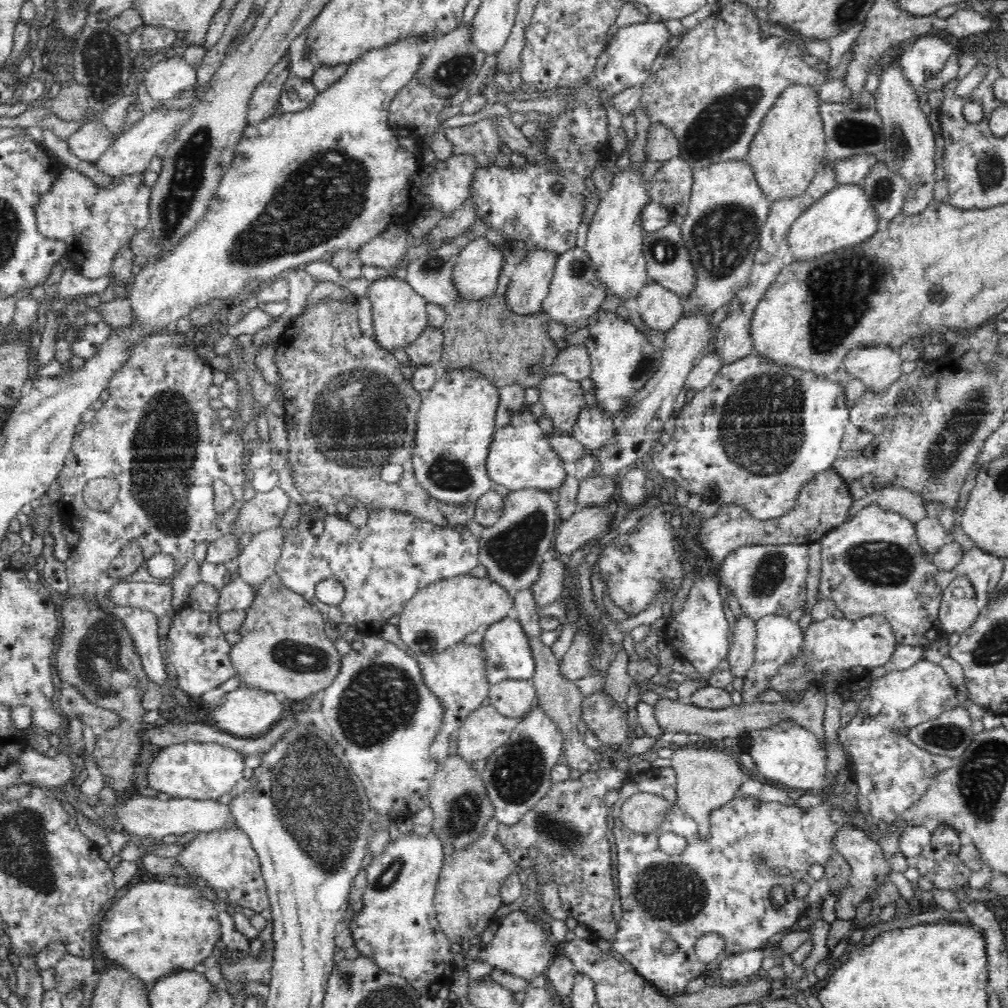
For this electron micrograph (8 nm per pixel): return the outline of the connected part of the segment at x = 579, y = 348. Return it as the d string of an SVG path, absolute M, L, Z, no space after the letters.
M570 343L561 349L556 360L545 370L547 376L562 374L570 380L579 382L590 379L592 376L592 359L585 344L573 345Z

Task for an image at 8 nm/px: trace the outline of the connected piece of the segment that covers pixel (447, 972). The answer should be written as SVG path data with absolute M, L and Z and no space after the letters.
M416 832L398 834L394 842L388 843L378 856L371 860L368 867L368 887L362 896L362 903L357 908L356 918L349 924L354 935L354 946L360 954L369 956L386 971L406 977L416 990L422 995L438 996L442 985L452 984L454 974L453 952L451 942L439 926L434 897L443 867L446 854L444 854L444 841L438 839L438 833L428 832L420 836Z

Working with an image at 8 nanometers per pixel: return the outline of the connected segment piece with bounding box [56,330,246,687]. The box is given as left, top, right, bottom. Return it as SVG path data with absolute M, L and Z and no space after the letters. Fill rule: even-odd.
M177 332L154 333L135 345L131 345L130 354L117 368L116 372L107 382L110 397L95 417L74 436L70 454L66 458L64 468L59 472L57 482L60 484L60 499L56 502L64 525L69 526L80 535L79 542L72 547L70 556L65 561L68 589L67 596L90 595L96 597L96 601L106 608L106 611L117 613L120 619L125 621L126 629L130 631L136 651L142 659L144 671L147 677L164 686L167 678L164 671L163 648L160 645L160 620L158 615L150 609L117 608L110 602L110 592L118 584L128 581L148 581L158 584L172 585L173 579L194 559L196 548L202 542L212 542L228 533L236 524L237 514L230 514L230 520L226 520L214 510L214 482L224 480L231 488L234 495L234 508L242 508L244 500L244 473L242 458L244 454L244 442L241 435L235 430L227 431L222 428L222 418L218 410L210 404L210 388L214 386L212 380L212 368L207 367L197 356L192 346L183 338L176 335ZM100 477L110 477L120 483L118 498L108 512L100 512L90 508L84 501L83 490L87 482ZM130 539L140 540L146 560L152 558L158 552L170 555L174 558L174 570L169 577L158 578L144 572L146 567L127 578L110 578L107 570L112 560L122 552Z

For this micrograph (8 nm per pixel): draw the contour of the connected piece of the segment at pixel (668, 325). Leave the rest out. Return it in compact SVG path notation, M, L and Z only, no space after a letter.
M646 284L638 294L638 313L644 323L644 330L653 337L661 337L670 331L685 315L685 306L682 300L670 290L660 284Z

